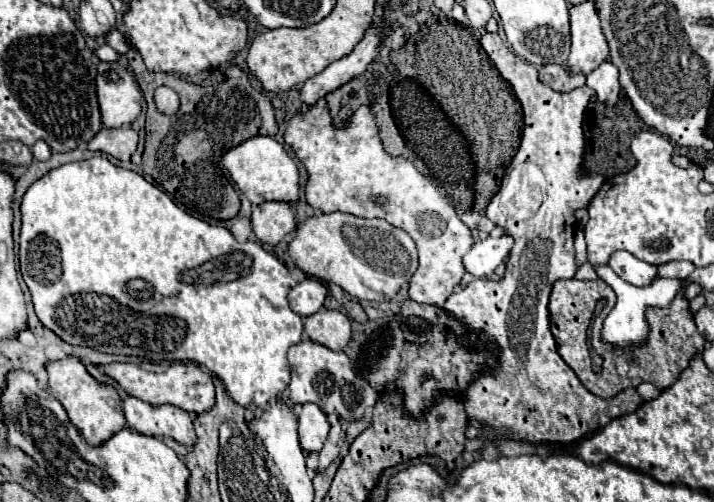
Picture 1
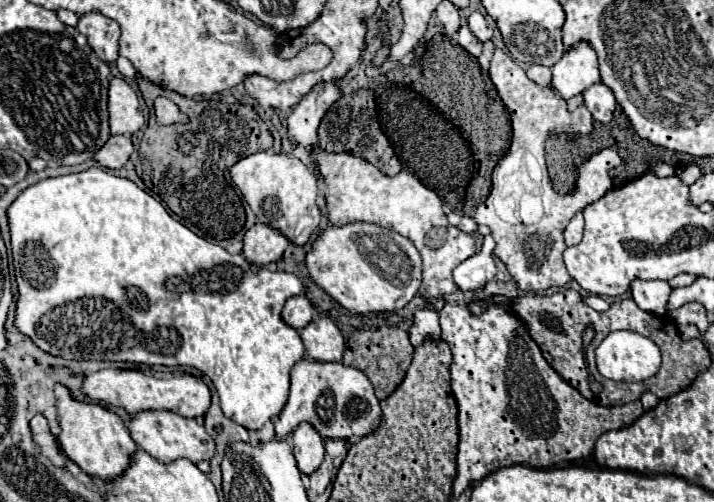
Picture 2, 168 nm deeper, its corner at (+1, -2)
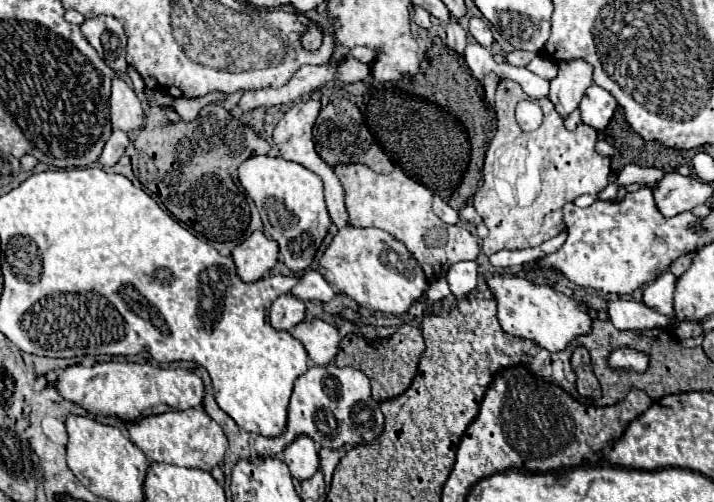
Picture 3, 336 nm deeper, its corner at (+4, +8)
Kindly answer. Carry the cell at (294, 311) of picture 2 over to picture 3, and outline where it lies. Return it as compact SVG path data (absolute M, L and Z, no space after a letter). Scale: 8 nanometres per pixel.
M283 294L271 304L271 324L277 330L291 330L295 324L299 324L305 318L305 304L303 300Z

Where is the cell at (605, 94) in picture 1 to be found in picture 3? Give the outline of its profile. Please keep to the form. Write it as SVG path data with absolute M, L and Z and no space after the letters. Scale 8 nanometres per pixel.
M591 84L587 88L587 92L579 104L581 120L585 124L593 126L595 130L603 130L609 124L615 108L617 108L617 100L597 84Z

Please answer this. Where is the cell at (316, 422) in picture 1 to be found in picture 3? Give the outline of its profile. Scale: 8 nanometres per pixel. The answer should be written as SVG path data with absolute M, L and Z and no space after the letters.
M301 434L299 438L295 438L285 448L283 460L287 462L293 478L307 480L319 468L319 450L317 450L317 444L307 434Z

